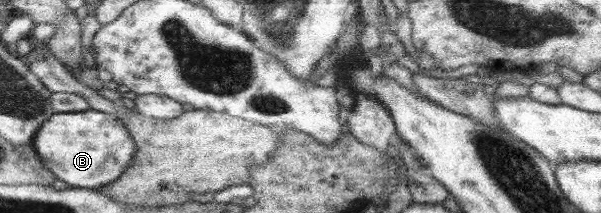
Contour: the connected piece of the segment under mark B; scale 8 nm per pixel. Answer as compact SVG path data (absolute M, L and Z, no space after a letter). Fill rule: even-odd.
M90 108L84 112L55 113L40 125L32 140L30 146L44 168L56 179L65 182L68 188L94 190L114 182L130 165L130 161L134 157L134 151L136 151L136 145L130 140L122 122Z

